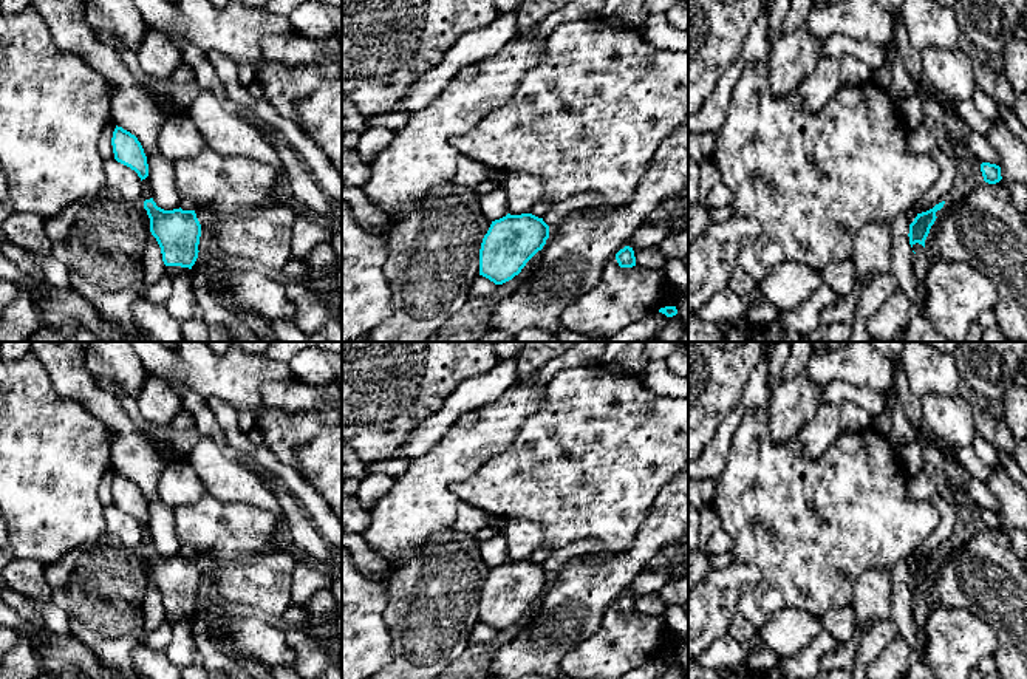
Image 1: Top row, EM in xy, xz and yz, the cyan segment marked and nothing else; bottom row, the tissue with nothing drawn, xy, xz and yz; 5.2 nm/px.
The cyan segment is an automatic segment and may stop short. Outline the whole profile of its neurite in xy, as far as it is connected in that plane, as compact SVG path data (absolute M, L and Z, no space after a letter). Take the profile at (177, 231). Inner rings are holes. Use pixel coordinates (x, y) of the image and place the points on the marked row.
M153 198L144 201L144 209L150 218L150 232L156 238L165 274L173 277L189 272L198 258L201 224L195 210L164 210Z

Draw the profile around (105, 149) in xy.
M108 124L102 130L101 138L99 138L97 148L99 148L99 153L104 158L104 161L114 159L113 145L111 145L111 138L113 138L114 128L116 128L114 124Z

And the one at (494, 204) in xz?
M501 187L483 195L479 198L479 206L483 213L490 220L500 220L509 213L507 210L507 195Z

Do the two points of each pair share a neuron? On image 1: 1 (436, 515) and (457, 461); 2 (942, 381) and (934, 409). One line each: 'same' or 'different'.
1: same
2: different

